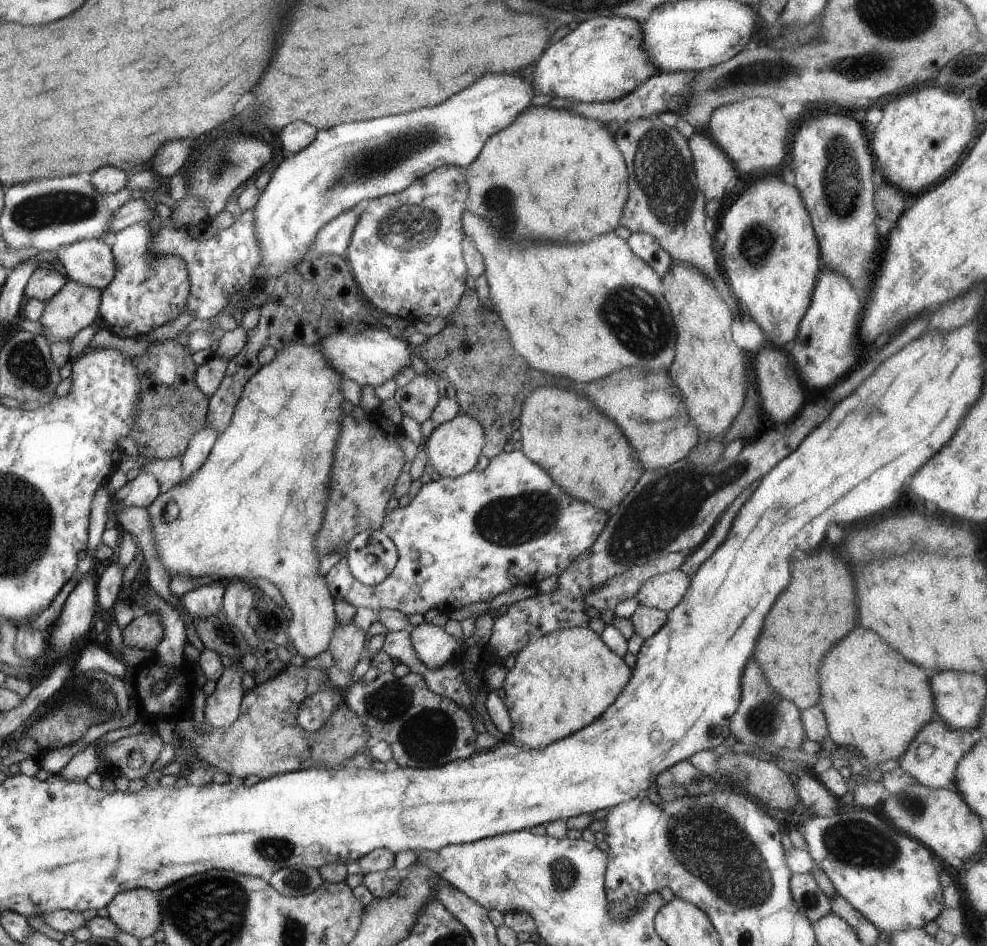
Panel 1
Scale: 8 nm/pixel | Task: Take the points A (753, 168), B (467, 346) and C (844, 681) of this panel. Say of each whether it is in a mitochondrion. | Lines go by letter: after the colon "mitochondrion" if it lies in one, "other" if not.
A: other
B: mitochondrion
C: other

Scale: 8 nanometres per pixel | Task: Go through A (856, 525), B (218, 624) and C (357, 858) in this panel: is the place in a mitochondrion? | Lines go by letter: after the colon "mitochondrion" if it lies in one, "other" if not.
A: other
B: mitochondrion
C: other

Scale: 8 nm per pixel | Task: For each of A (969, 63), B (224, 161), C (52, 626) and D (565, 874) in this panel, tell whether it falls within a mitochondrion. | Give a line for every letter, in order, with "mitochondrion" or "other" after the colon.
A: mitochondrion
B: mitochondrion
C: other
D: mitochondrion

